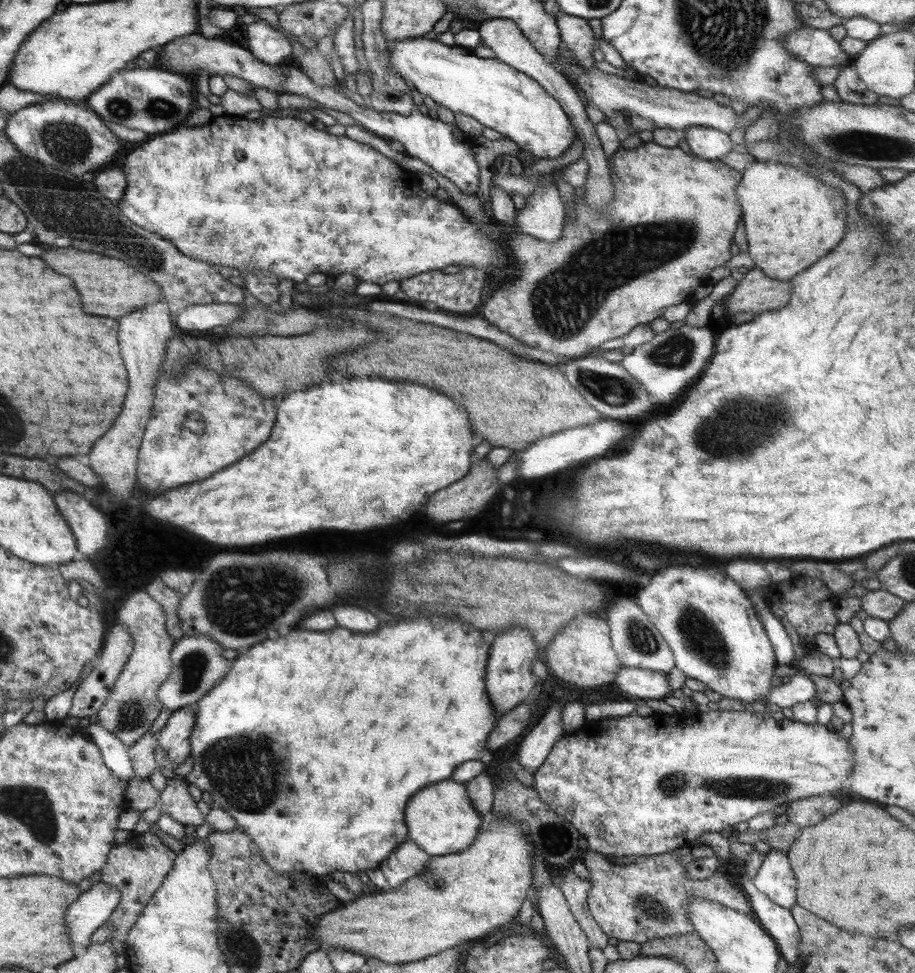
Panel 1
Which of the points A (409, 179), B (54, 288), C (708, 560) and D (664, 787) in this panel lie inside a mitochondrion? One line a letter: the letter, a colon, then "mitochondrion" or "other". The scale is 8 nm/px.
A: other
B: other
C: other
D: mitochondrion

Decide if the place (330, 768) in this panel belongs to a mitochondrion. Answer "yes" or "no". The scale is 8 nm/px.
no

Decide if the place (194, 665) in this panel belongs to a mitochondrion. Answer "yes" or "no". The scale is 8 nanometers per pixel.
yes

